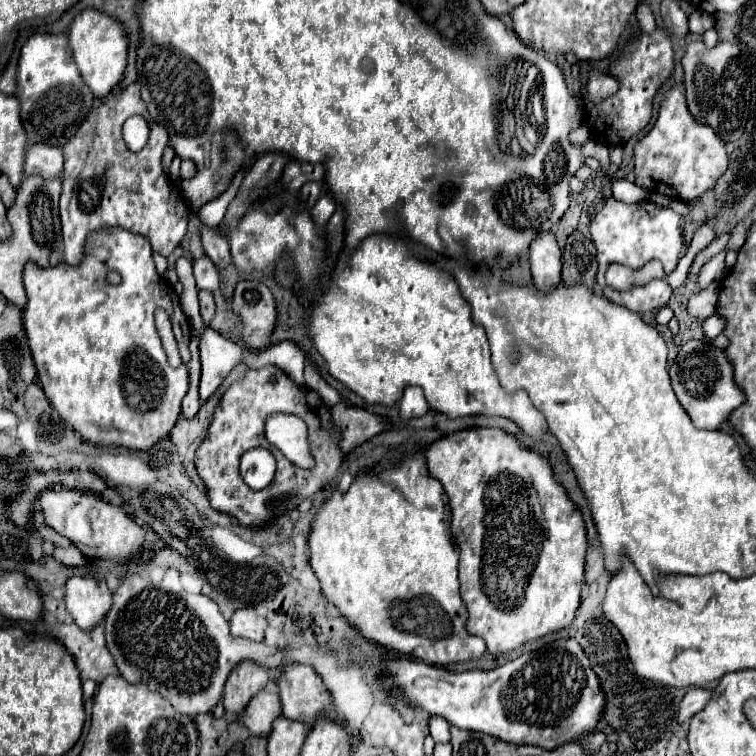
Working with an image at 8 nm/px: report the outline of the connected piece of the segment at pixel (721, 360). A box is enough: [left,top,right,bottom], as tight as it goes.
[670,338,746,430]

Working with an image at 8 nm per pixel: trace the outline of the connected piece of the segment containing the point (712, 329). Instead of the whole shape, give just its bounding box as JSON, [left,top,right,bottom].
[702,314,726,338]

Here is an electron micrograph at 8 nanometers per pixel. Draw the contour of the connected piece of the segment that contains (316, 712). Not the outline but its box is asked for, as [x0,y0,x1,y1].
[276,664,338,724]

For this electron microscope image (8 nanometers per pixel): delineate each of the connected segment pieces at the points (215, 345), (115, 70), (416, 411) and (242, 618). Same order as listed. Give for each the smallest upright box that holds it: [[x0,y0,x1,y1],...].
[[200,328,244,402],[68,10,128,98],[400,386,428,420],[230,608,266,642]]

